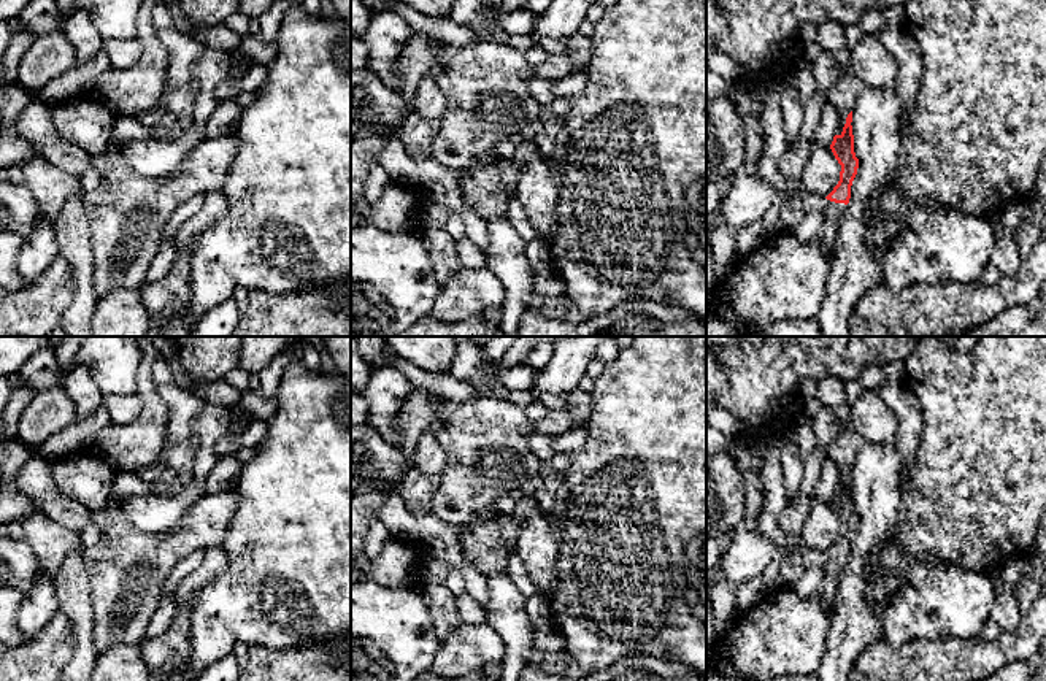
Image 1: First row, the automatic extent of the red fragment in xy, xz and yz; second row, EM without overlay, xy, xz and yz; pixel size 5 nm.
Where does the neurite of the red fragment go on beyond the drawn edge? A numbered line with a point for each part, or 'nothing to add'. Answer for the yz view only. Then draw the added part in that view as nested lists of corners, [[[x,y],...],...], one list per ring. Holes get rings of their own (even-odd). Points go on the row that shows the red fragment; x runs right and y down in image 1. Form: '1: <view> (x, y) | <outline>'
1: yz (834, 211) | [[[827,200],[827,208],[824,213],[824,225],[819,232],[821,248],[824,252],[829,252],[832,246],[836,243],[840,219],[846,210],[844,203],[835,203]]]

